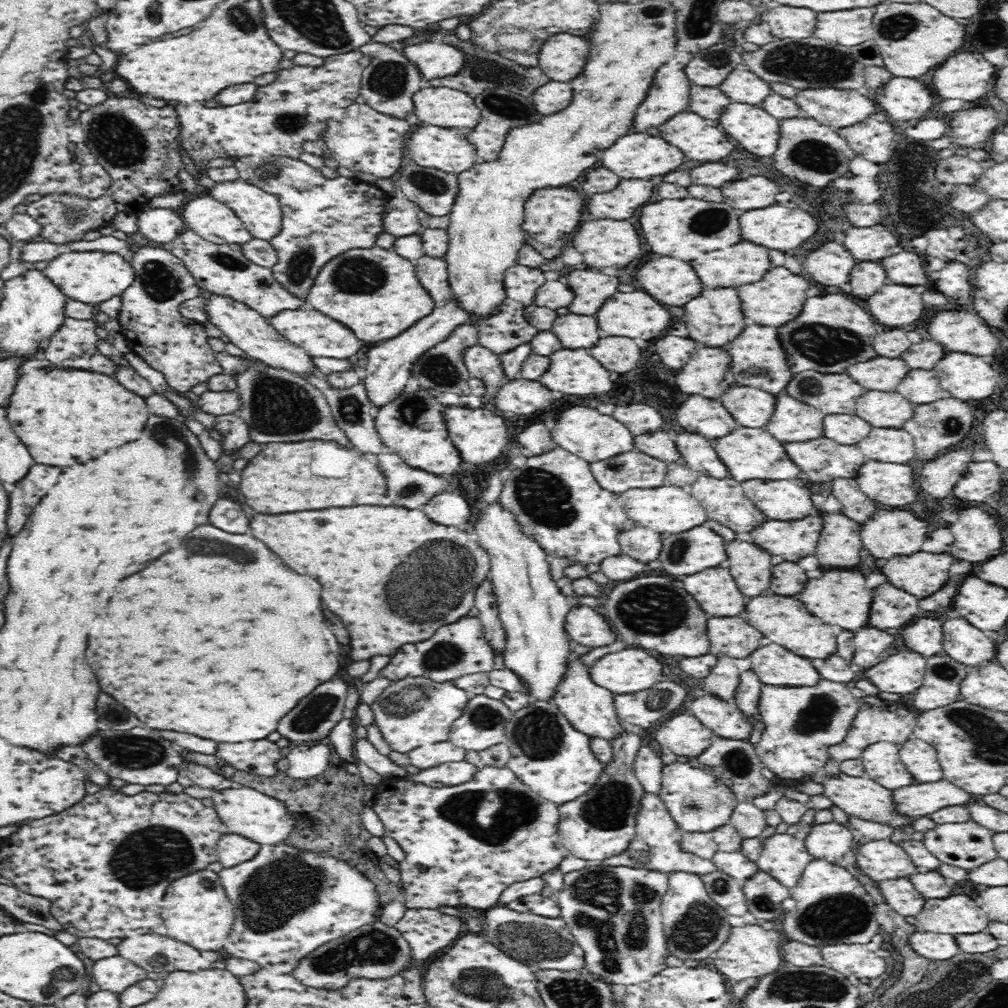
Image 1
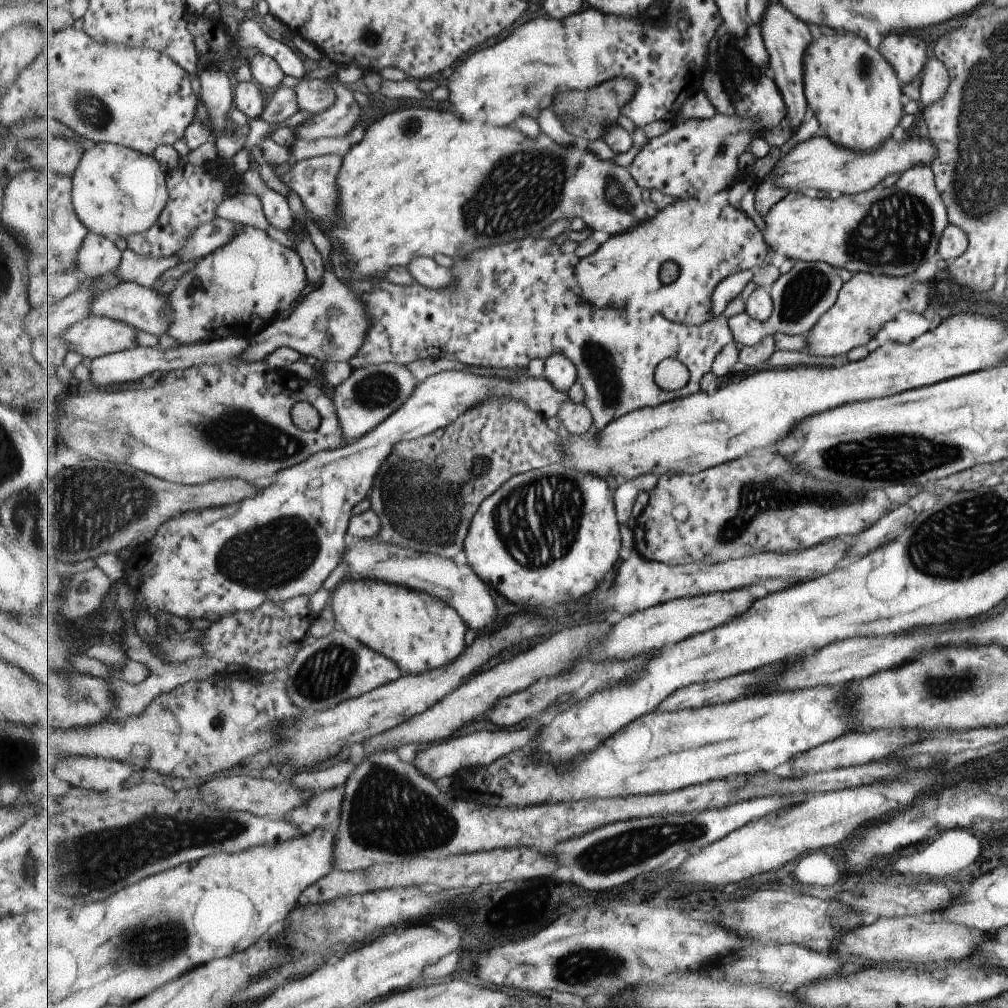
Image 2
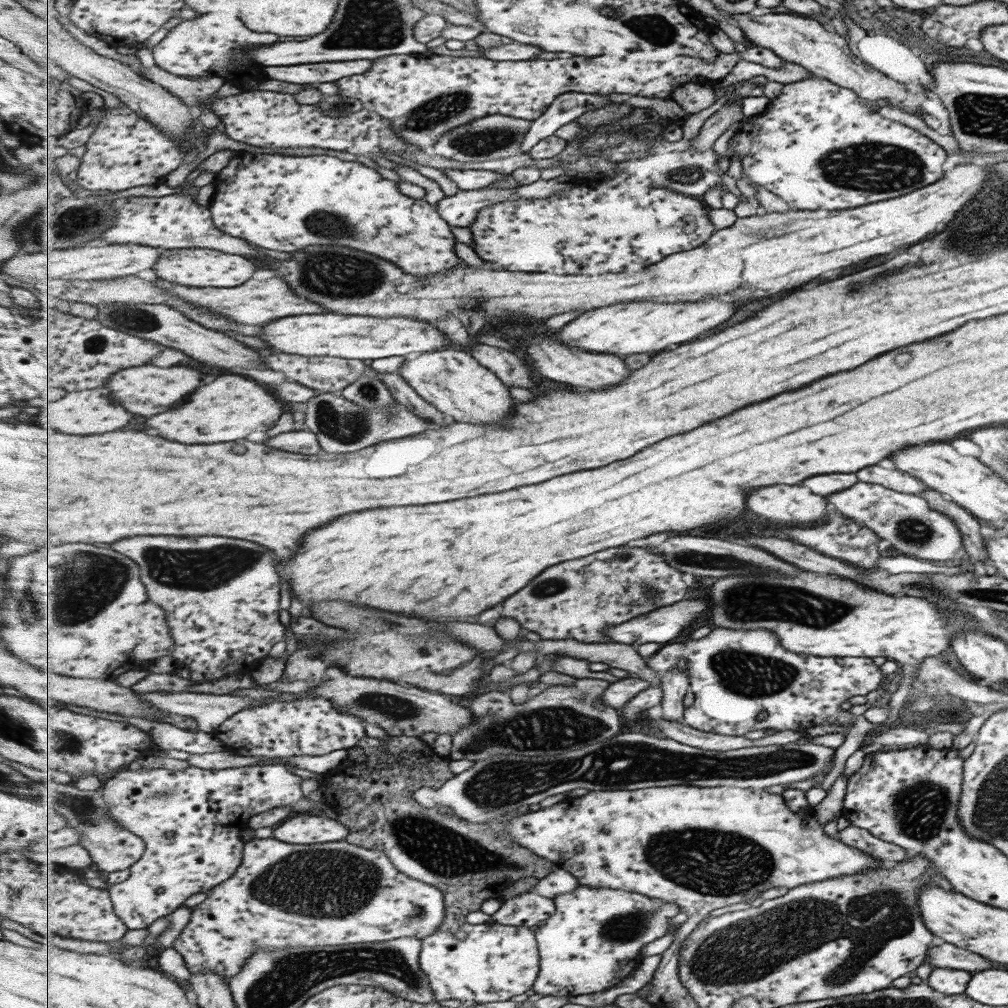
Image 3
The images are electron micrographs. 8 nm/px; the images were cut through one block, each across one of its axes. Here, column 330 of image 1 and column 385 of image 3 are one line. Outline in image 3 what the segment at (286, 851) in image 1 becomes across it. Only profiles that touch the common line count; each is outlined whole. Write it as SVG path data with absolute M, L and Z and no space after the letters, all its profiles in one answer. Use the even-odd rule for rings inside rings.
M274 836L254 837L247 842L239 870L228 881L208 890L206 899L191 909L191 920L174 947L184 956L192 973L216 972L227 984L260 948L352 945L403 937L423 940L445 920L443 892L399 871L386 852L366 849L347 840L306 845L281 842Z

